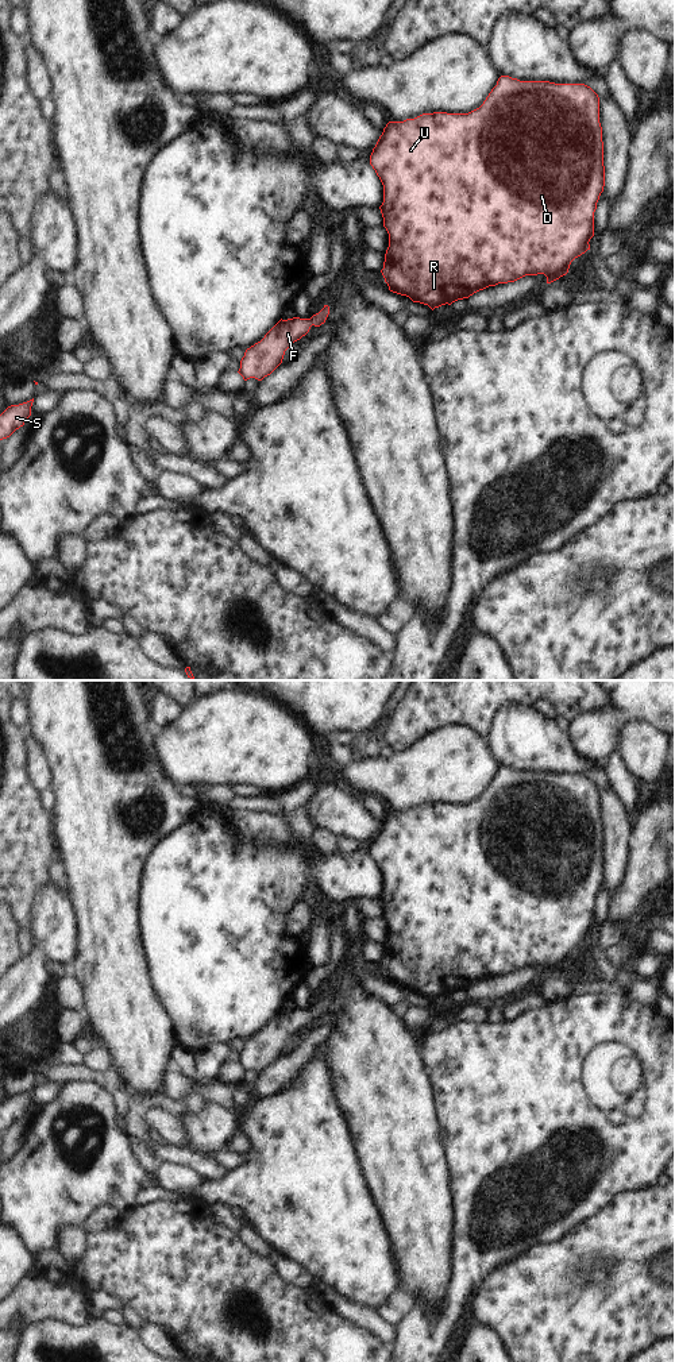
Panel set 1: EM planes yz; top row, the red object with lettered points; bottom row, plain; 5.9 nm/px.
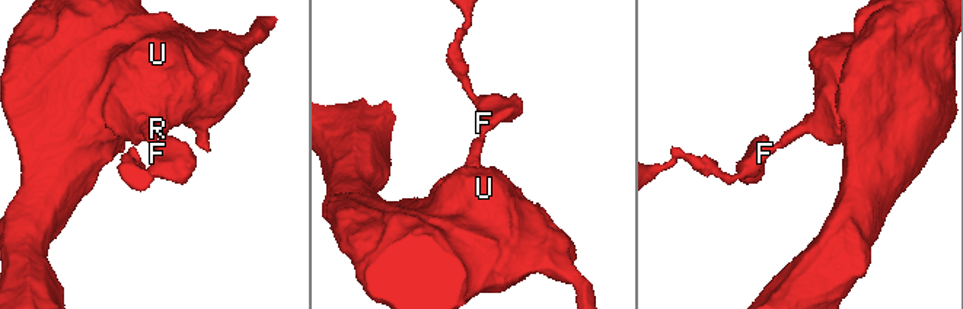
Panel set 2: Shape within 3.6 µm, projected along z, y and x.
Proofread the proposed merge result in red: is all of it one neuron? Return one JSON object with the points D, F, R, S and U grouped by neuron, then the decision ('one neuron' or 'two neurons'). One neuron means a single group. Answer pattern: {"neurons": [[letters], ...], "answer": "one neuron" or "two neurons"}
{"neurons": [["D", "F", "R", "S", "U"]], "answer": "one neuron"}

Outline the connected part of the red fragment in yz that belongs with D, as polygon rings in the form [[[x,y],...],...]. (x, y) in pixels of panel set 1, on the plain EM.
[[[501,767],[483,795],[468,805],[433,803],[404,813],[389,813],[373,840],[370,856],[383,876],[383,894],[379,900],[389,925],[389,938],[381,964],[390,983],[406,987],[413,993],[428,996],[433,1002],[468,989],[489,977],[514,973],[525,966],[544,965],[547,975],[551,975],[566,966],[571,953],[590,941],[589,933],[594,927],[594,903],[605,877],[599,788],[585,775],[520,772]]]

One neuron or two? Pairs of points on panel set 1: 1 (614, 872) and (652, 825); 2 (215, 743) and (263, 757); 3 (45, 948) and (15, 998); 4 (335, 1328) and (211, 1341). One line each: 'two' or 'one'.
1: two
2: one
3: one
4: one

